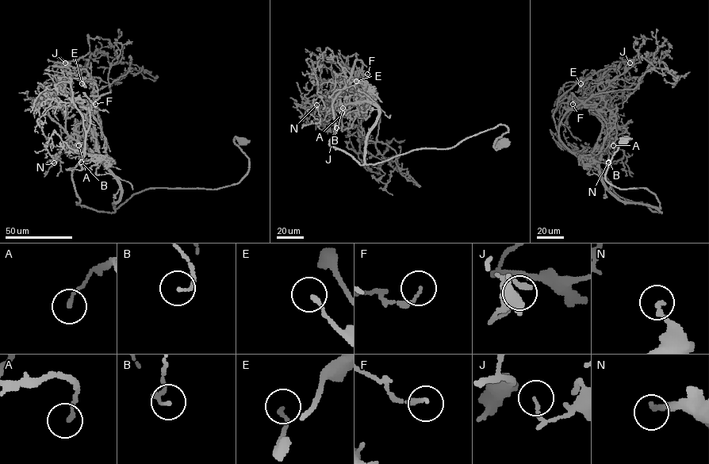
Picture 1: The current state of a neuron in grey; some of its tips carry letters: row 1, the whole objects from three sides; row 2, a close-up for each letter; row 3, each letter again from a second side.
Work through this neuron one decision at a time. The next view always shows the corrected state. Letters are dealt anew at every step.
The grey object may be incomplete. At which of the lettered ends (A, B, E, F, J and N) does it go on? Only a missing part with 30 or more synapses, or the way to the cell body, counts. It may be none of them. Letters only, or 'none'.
none

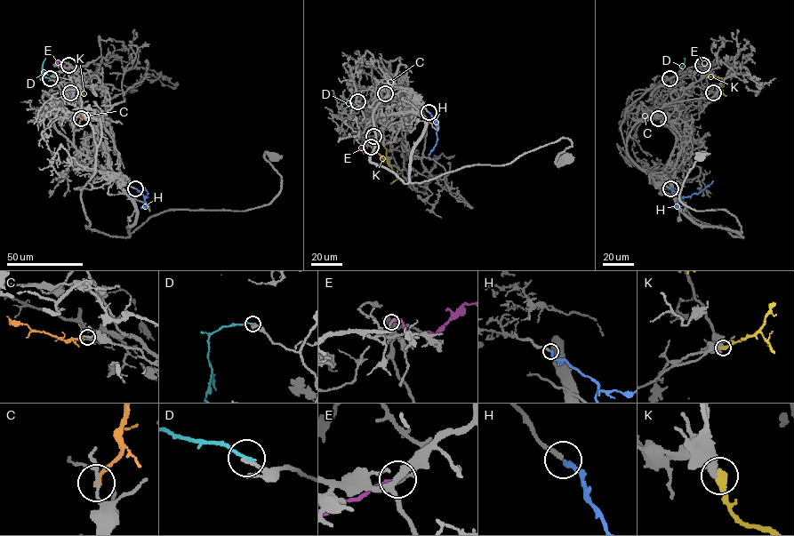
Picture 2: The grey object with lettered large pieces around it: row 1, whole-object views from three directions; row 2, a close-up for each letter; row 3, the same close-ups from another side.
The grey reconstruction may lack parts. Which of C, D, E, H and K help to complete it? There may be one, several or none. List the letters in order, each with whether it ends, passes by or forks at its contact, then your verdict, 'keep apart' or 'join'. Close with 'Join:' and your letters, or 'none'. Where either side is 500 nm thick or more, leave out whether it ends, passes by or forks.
C: it ends there; keep apart
D: it ends there; keep apart
E: it ends there; keep apart
H: it ends there; join
K: keep apart
Join: H

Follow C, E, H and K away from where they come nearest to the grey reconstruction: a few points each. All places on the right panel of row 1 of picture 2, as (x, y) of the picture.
C: (657, 118), (642, 115)
E: (702, 65), (710, 68), (717, 60), (720, 62)
H: (670, 188), (681, 196), (688, 196), (698, 194), (713, 180)
K: (712, 92), (720, 89), (725, 76), (741, 72), (747, 74)

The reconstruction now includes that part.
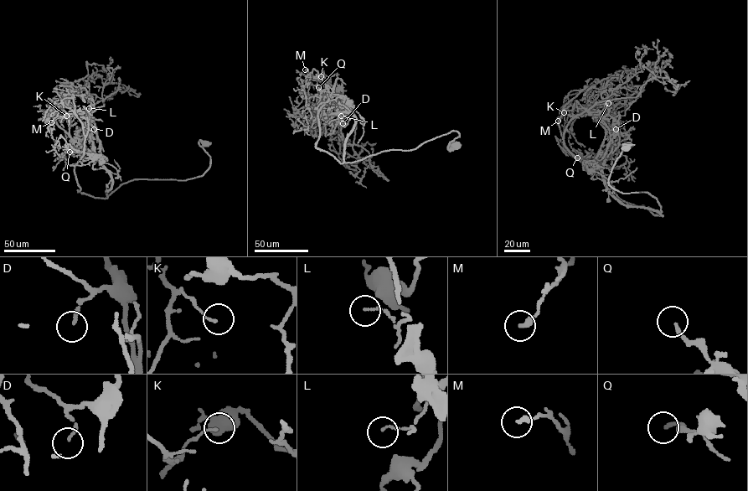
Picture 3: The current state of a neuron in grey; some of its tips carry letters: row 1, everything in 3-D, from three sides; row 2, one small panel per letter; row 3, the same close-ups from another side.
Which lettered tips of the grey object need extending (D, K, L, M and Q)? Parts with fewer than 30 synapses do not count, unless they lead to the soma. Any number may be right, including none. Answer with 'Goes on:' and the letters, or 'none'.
Goes on: none

